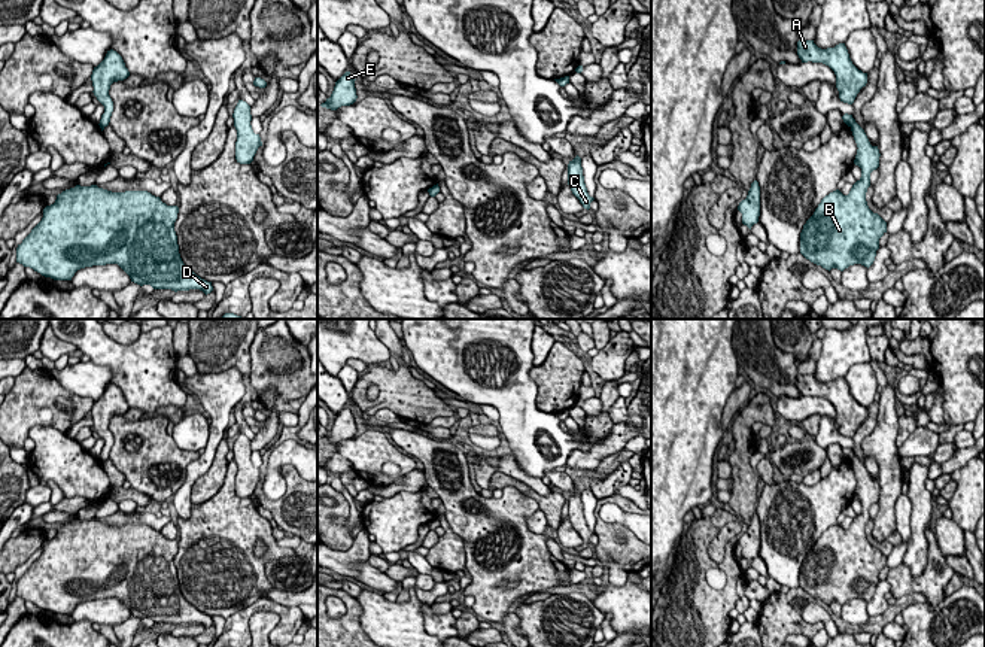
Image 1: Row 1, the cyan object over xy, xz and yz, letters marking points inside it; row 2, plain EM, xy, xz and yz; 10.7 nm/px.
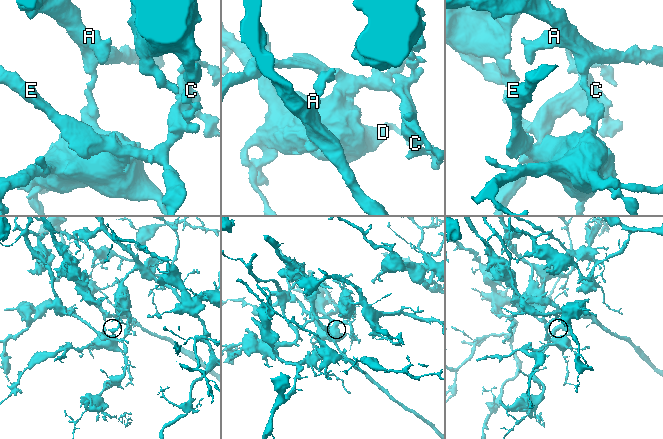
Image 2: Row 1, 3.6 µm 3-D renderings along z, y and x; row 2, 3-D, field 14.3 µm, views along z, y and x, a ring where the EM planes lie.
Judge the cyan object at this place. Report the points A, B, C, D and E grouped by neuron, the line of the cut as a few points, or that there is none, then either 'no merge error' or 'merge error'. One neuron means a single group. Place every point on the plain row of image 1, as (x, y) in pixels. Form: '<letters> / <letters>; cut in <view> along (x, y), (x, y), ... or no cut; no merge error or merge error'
A / B C D E; cut in yz along (854, 455), (851, 461); merge error

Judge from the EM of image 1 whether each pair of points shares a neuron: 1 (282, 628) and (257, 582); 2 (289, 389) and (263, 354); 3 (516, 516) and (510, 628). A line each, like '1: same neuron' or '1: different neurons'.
1: different neurons
2: same neuron
3: different neurons

